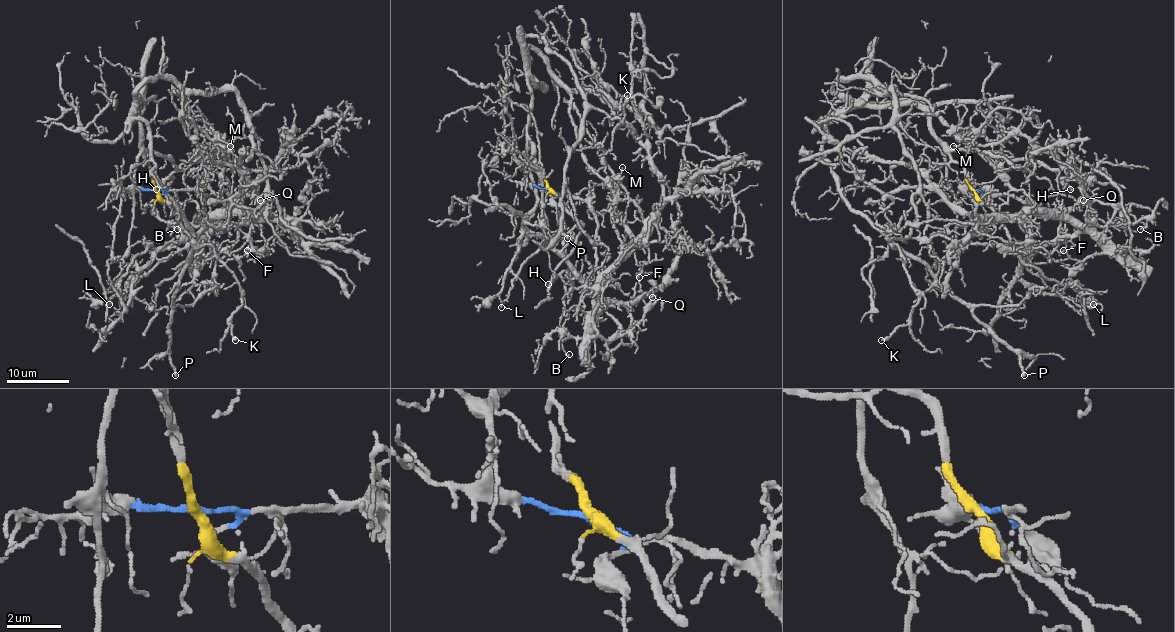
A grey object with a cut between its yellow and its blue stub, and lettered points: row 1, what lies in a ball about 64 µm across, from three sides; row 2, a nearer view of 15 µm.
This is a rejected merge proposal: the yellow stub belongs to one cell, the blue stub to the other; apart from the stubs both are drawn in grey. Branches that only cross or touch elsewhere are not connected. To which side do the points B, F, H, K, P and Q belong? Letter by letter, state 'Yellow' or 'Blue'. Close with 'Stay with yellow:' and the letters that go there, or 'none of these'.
B: Blue
F: Blue
H: Yellow
K: Yellow
P: Yellow
Q: Blue
Stay with yellow: H, K, P

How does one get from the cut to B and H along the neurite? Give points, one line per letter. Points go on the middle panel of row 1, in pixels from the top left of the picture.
B: (547, 188), (585, 201), (597, 224), (596, 324), (583, 338), (564, 335), (561, 338), (566, 359), (569, 354)
H: (547, 188), (536, 165), (539, 168), (539, 183), (552, 199), (563, 226), (563, 249), (569, 268), (547, 283)

